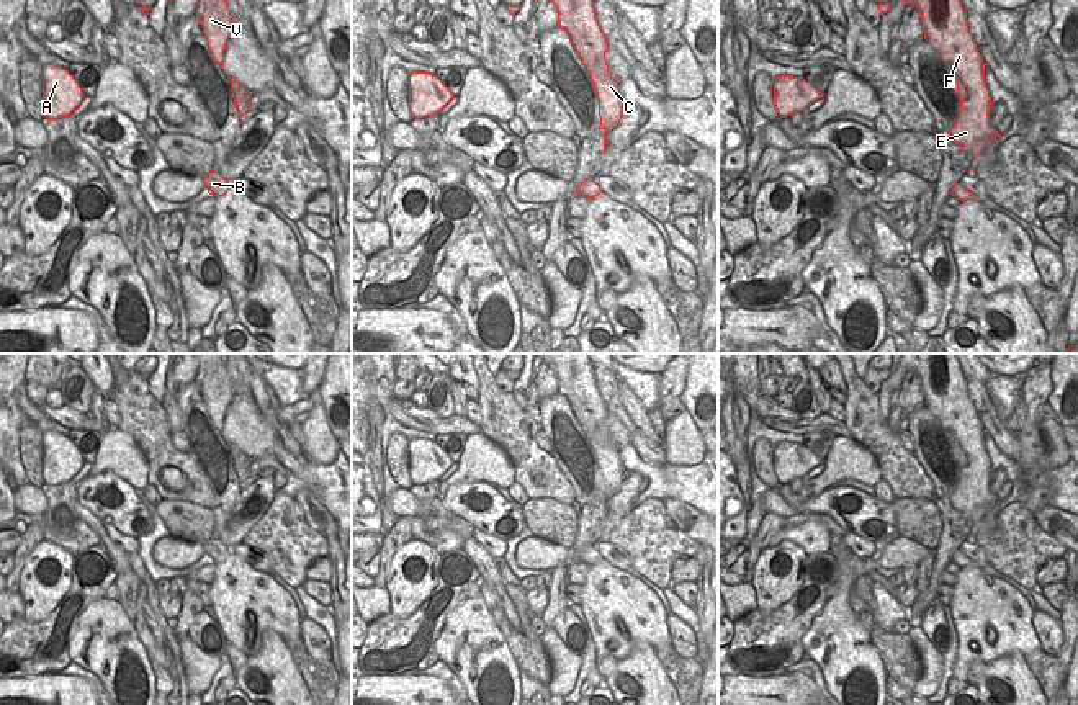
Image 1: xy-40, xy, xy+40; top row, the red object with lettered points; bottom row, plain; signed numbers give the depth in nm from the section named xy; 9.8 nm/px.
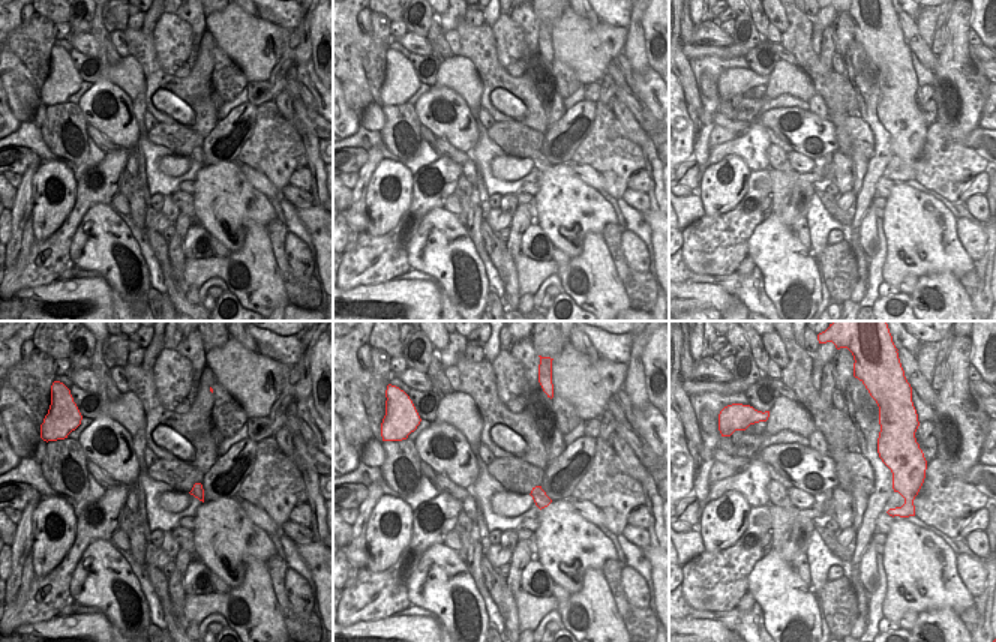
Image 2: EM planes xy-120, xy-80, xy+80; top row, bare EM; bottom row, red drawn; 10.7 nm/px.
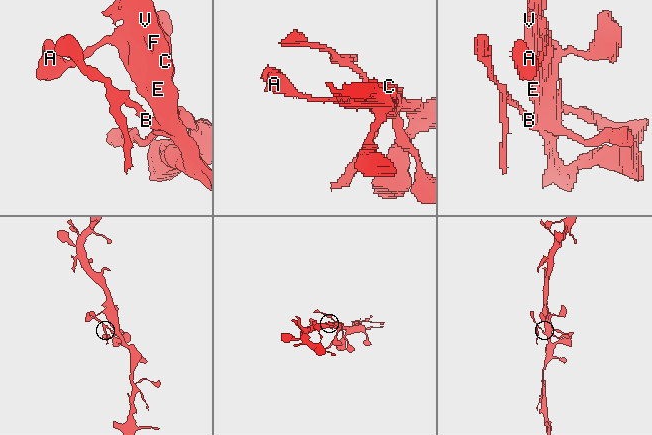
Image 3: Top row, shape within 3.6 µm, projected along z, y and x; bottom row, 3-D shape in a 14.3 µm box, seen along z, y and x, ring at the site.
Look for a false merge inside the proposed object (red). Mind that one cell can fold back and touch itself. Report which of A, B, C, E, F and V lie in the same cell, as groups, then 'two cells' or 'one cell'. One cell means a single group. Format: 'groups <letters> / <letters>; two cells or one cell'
groups A C E F V / B; two cells

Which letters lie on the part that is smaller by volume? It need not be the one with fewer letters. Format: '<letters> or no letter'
B

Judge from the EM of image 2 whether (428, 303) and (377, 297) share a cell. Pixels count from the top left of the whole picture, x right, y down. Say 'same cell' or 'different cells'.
same cell

